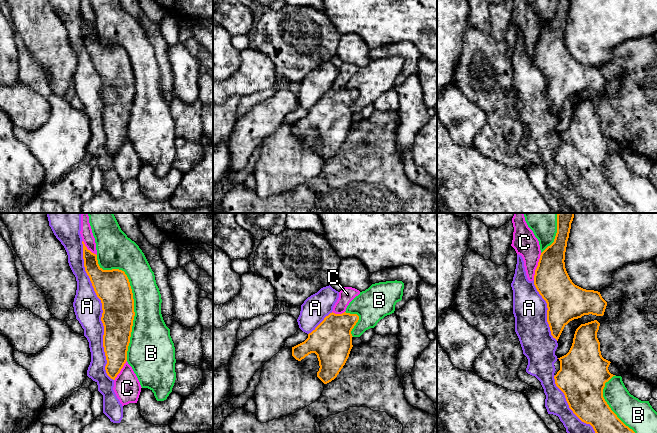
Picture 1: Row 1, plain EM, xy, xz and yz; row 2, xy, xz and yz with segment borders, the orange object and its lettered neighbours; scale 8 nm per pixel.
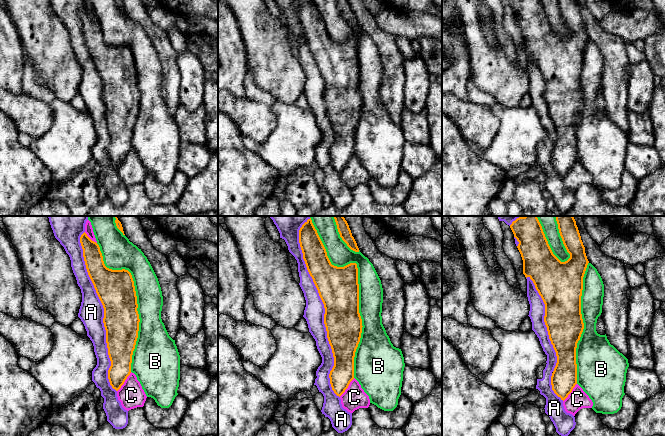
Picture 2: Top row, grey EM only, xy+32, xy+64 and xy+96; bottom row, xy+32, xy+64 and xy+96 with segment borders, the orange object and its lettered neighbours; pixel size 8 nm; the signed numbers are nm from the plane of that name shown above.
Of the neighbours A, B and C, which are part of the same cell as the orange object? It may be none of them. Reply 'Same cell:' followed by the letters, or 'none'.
Same cell: A

